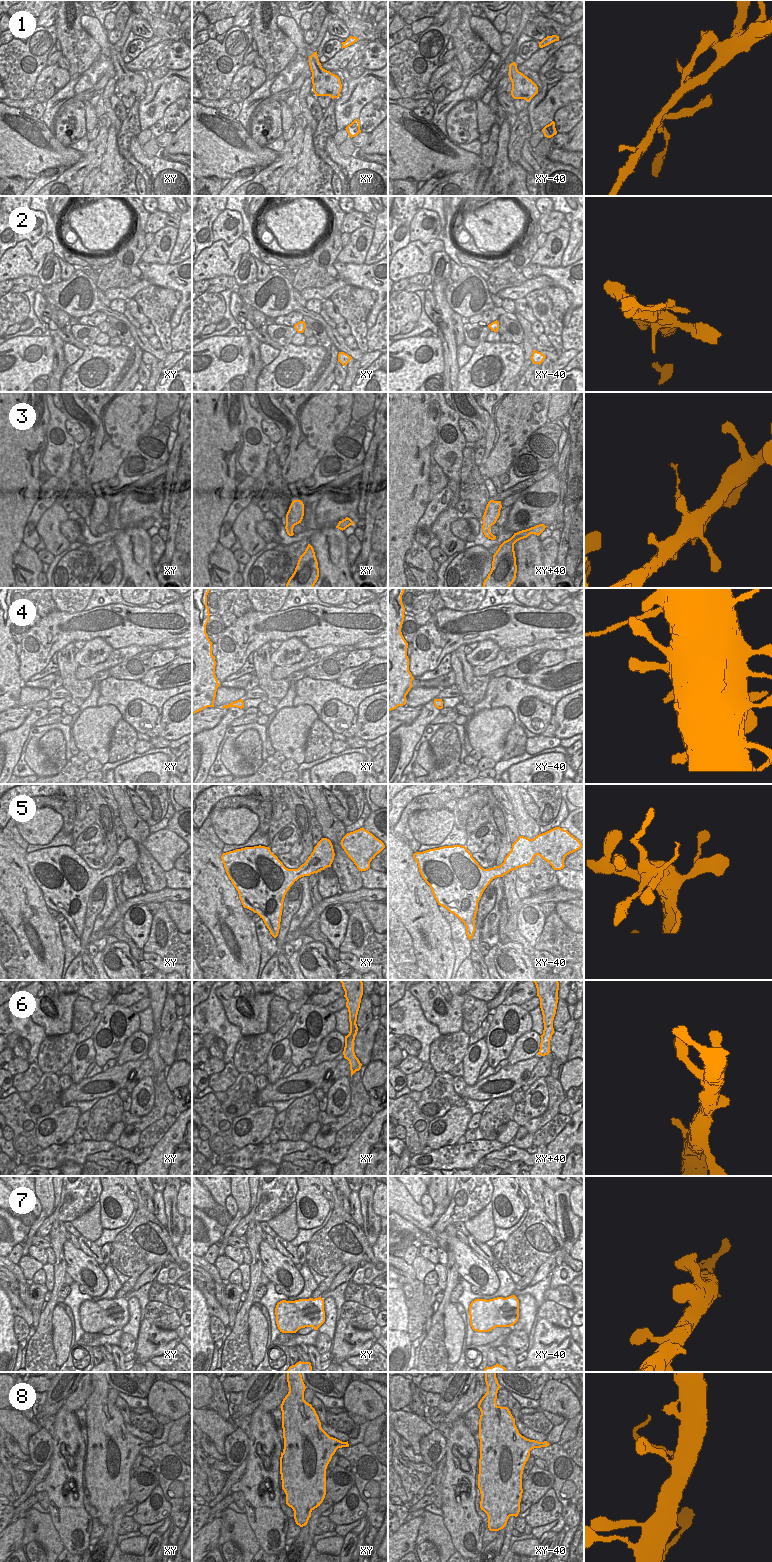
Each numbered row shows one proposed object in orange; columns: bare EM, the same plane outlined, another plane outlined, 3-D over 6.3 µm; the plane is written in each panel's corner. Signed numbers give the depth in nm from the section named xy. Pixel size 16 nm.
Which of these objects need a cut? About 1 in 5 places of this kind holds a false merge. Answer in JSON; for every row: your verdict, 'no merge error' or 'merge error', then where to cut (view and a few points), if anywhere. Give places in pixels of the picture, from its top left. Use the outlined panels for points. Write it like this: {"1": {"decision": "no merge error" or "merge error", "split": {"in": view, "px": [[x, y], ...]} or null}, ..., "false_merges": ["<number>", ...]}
{"1": {"decision": "no merge error", "split": null}, "2": {"decision": "no merge error", "split": null}, "3": {"decision": "no merge error", "split": null}, "4": {"decision": "no merge error", "split": null}, "5": {"decision": "no merge error", "split": null}, "6": {"decision": "no merge error", "split": null}, "7": {"decision": "no merge error", "split": null}, "8": {"decision": "merge error", "split": {"in": "xy-40", "px": [[541, 1442], [538, 1447]]}}, "false_merges": ["8"]}

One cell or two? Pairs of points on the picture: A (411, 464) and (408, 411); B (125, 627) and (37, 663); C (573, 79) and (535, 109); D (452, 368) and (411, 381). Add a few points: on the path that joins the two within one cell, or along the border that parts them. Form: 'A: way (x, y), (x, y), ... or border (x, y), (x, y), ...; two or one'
A: way (408, 451), (408, 424); one
B: way (103, 631), (68, 632), (59, 641); one
C: way (564, 88), (551, 95), (544, 102); one
D: border (443, 347), (443, 372), (441, 374); two

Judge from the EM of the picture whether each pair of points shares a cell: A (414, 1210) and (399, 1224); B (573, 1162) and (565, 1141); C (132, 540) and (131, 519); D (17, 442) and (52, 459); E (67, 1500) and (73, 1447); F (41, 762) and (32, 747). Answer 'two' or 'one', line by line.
A: two
B: one
C: two
D: two
E: one
F: one

